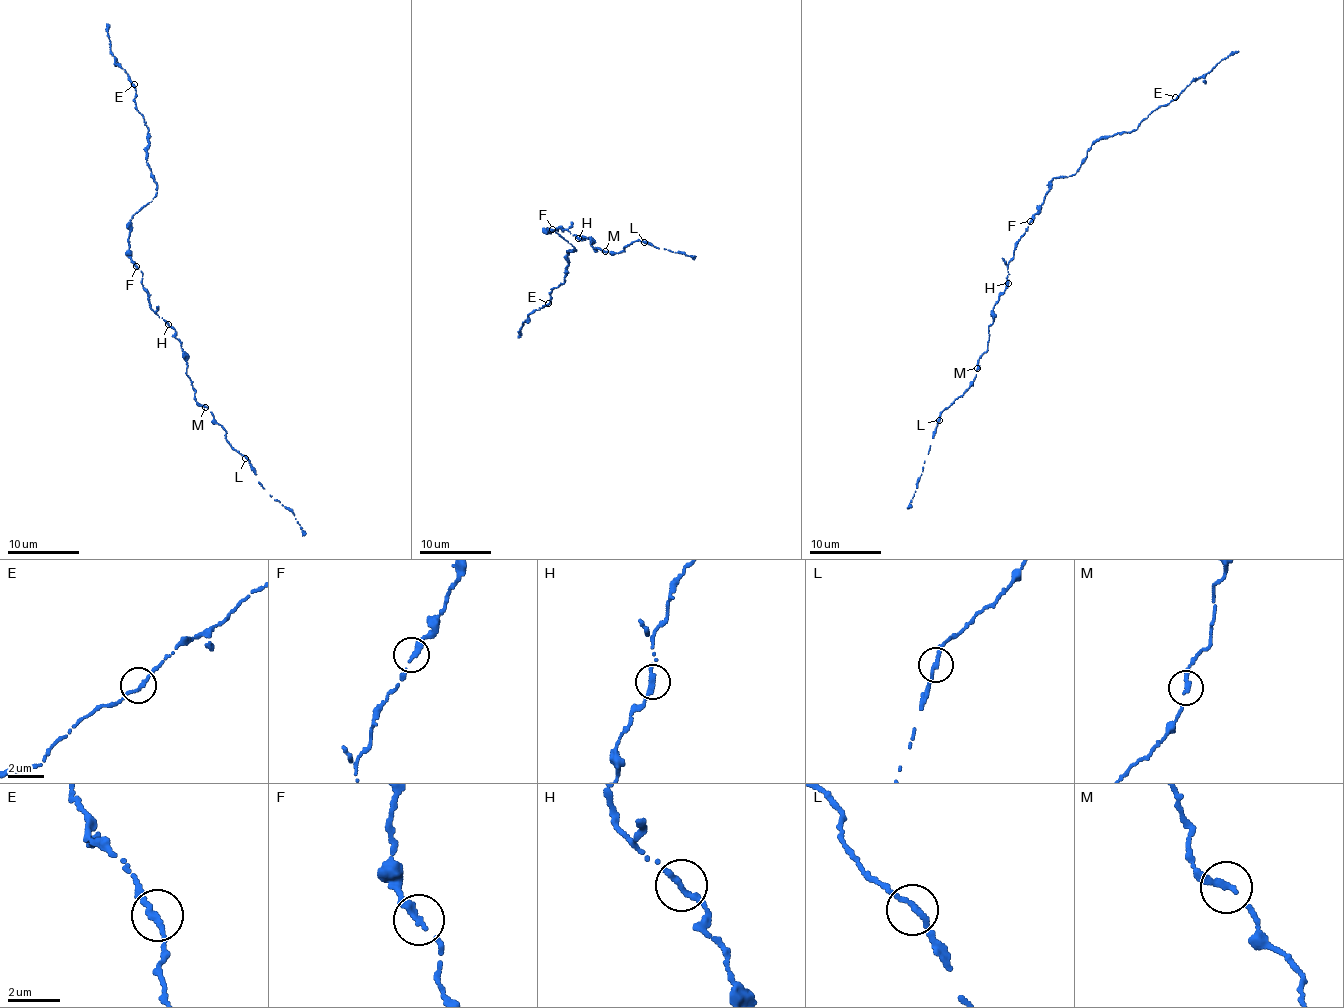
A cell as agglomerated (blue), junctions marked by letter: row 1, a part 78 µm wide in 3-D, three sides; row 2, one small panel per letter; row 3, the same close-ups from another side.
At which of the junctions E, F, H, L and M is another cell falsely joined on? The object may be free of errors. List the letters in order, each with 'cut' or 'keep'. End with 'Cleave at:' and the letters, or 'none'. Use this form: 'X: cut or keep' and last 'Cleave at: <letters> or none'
E: keep
F: keep
H: keep
L: keep
M: keep
Cleave at: none

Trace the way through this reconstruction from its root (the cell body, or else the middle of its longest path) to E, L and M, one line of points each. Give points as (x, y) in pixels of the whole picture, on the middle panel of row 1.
E: (557, 229), (545, 232), (555, 231), (575, 250), (566, 251), (564, 282), (553, 288), (548, 303)
L: (557, 229), (565, 229), (584, 239), (590, 237), (593, 250), (599, 248), (610, 254), (636, 240), (643, 242)
M: (557, 229), (565, 229), (584, 239), (590, 237), (593, 250), (605, 251)

